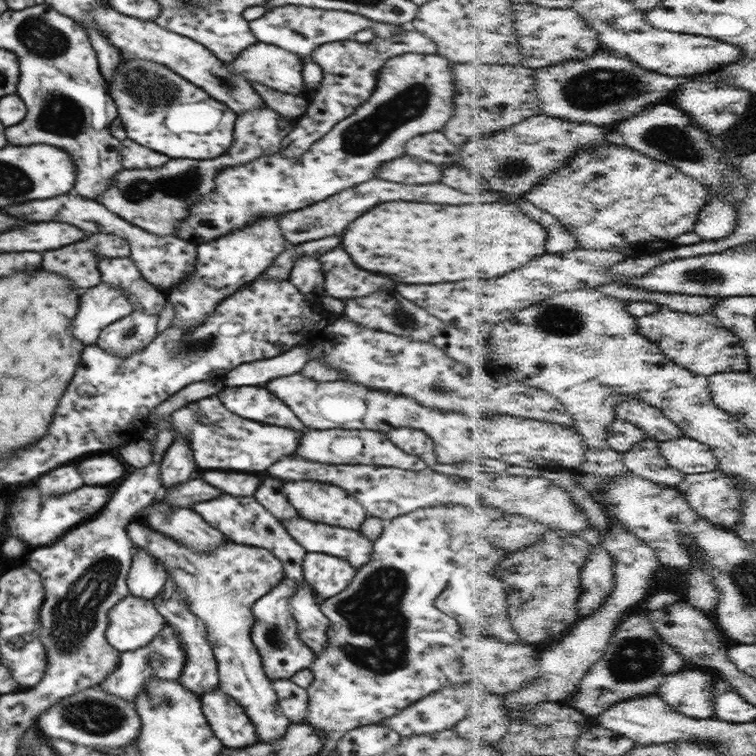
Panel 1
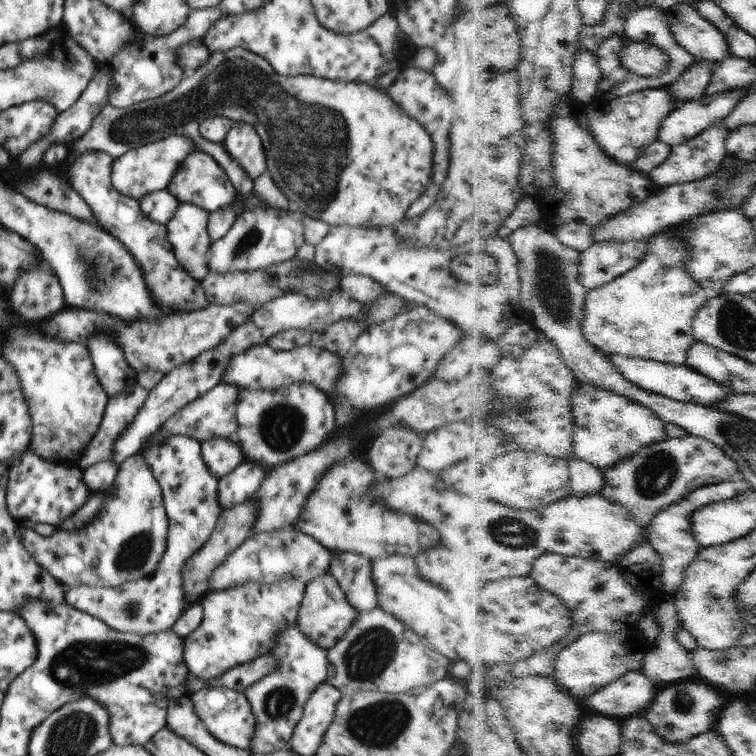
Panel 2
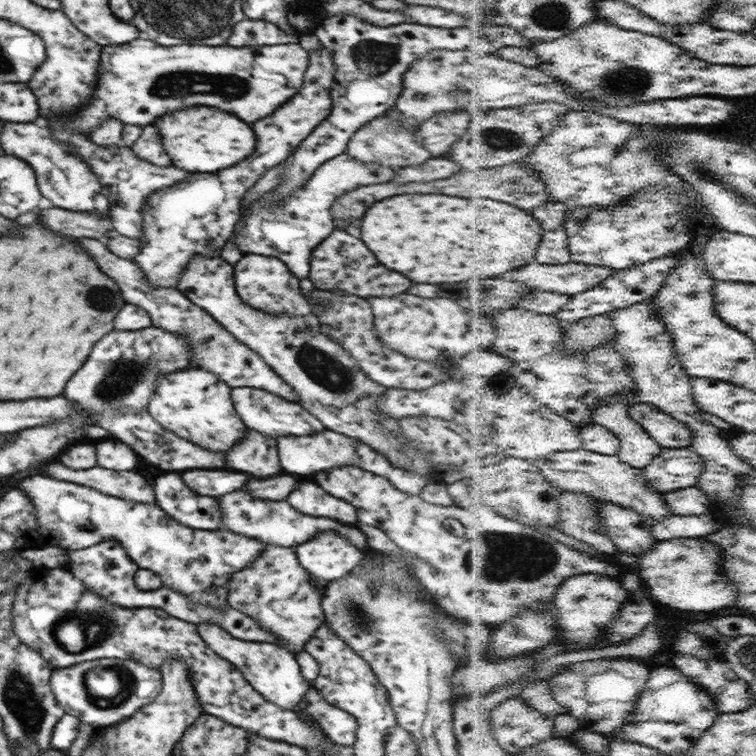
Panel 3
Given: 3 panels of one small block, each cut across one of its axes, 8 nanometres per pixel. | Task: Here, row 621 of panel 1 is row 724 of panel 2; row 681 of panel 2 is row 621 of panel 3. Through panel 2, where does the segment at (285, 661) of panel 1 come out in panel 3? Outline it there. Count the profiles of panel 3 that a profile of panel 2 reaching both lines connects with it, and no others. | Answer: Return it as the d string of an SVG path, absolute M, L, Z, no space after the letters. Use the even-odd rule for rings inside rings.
M267 544L253 563L230 577L228 605L258 620L278 635L288 651L298 654L326 621L321 606L323 594L310 579L313 577L302 567L293 548Z

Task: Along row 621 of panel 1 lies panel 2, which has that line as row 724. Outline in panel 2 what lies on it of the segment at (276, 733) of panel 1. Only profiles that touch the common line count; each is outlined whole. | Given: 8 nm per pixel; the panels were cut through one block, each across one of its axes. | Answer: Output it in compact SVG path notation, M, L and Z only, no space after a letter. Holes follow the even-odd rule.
M210 684L191 693L190 700L194 704L196 716L216 740L234 748L249 750L254 736L255 718L244 693Z

